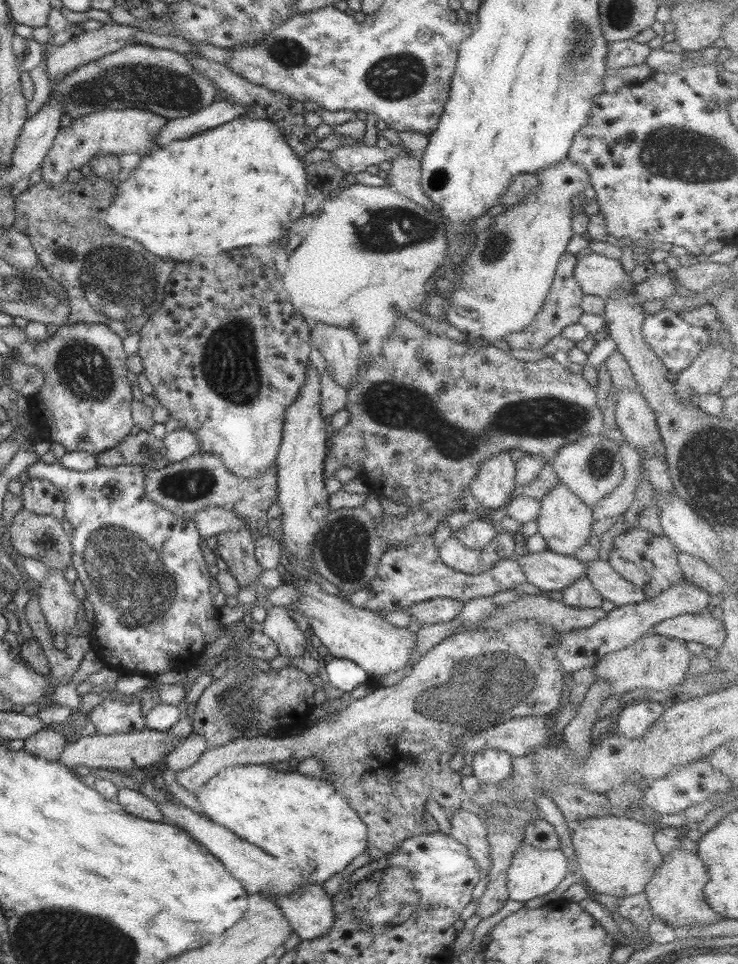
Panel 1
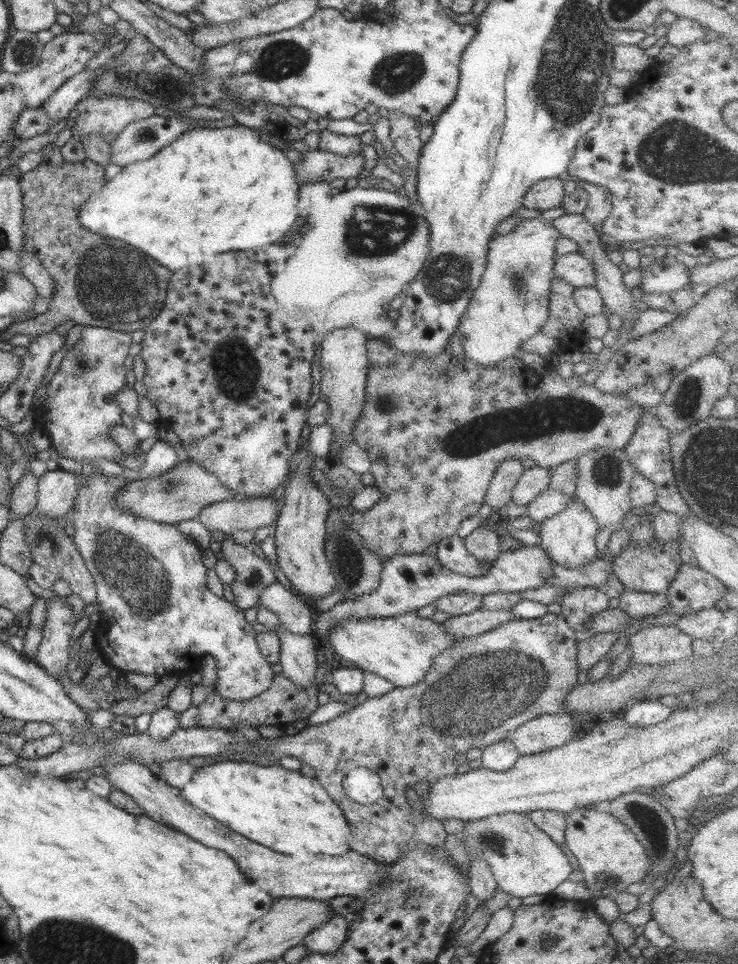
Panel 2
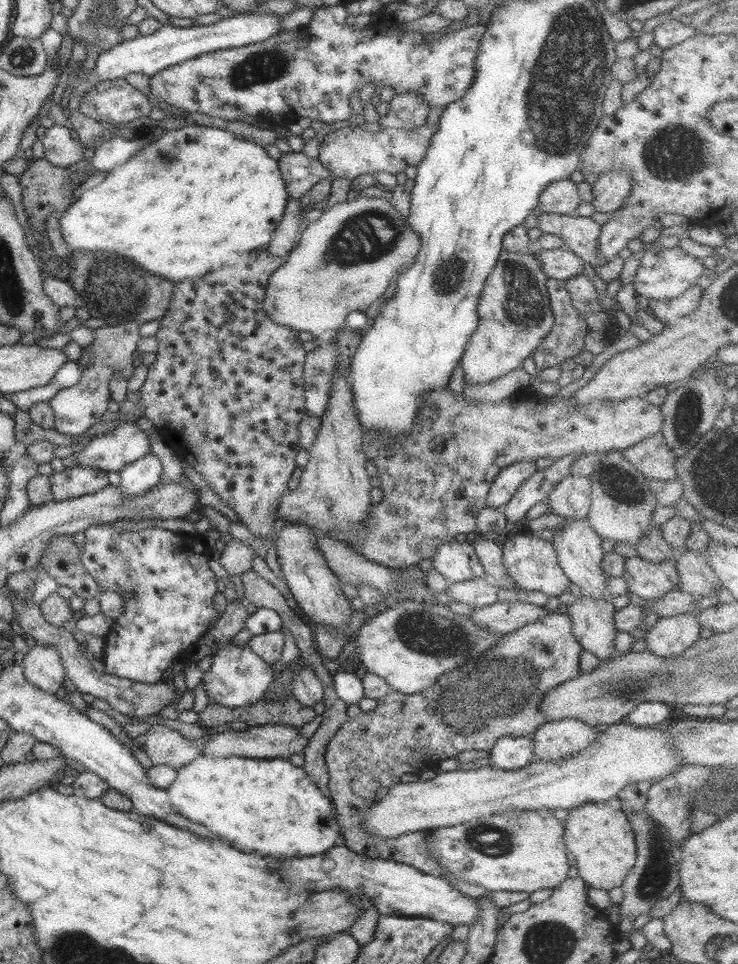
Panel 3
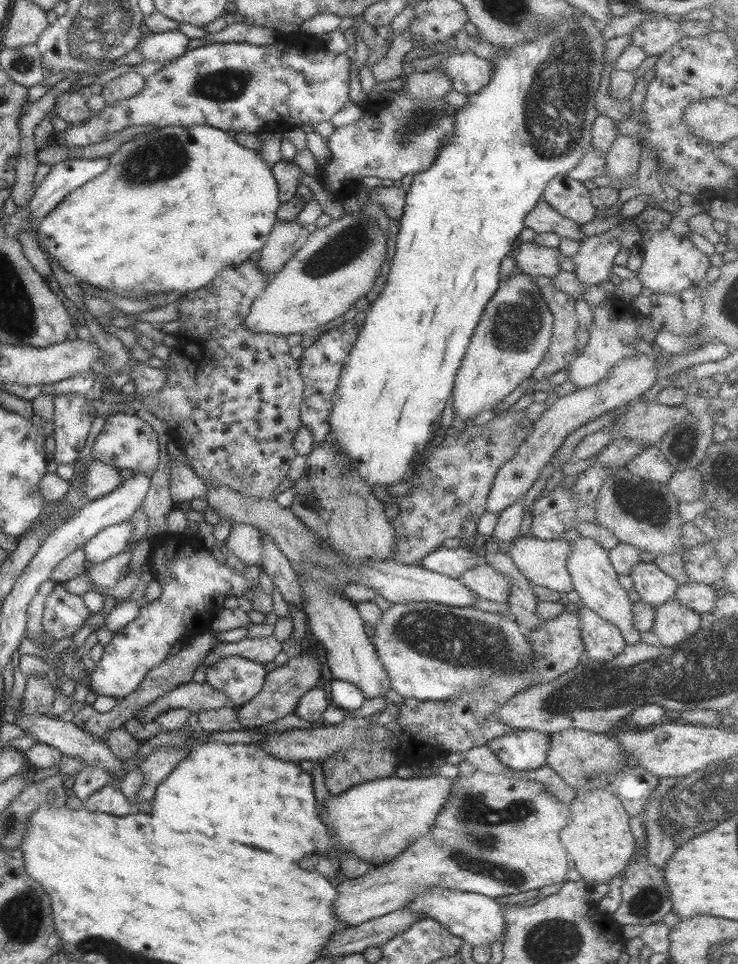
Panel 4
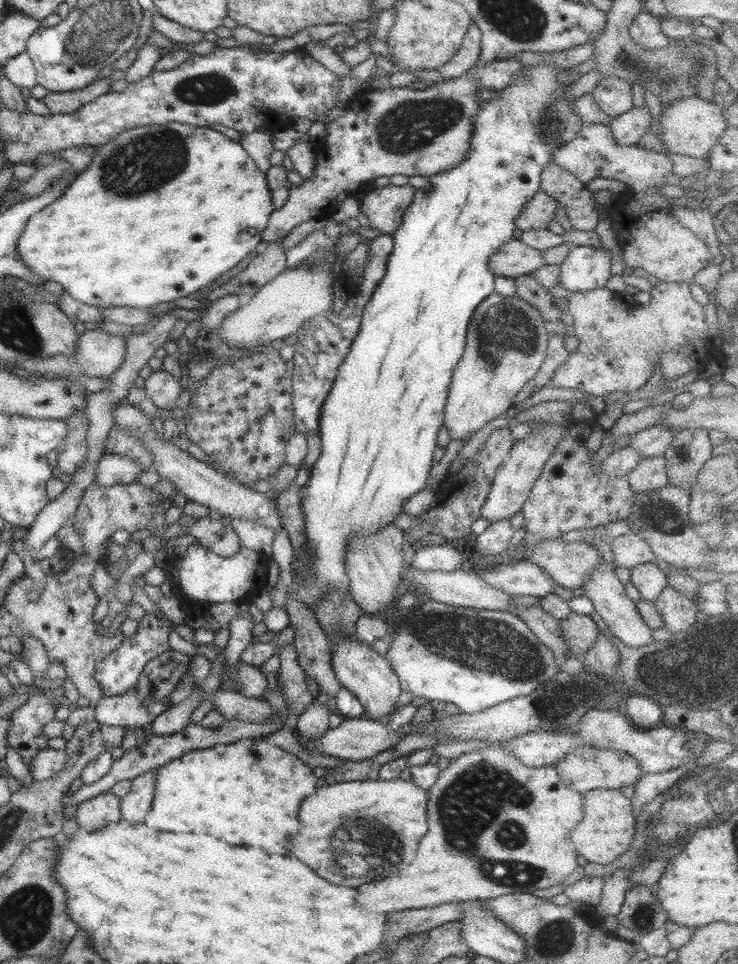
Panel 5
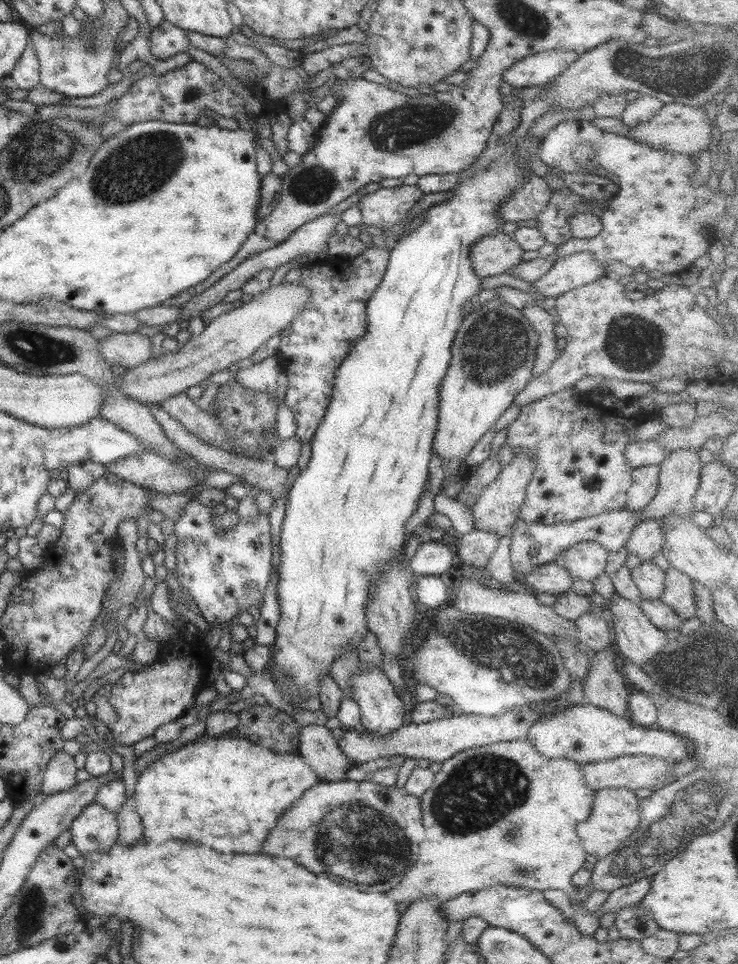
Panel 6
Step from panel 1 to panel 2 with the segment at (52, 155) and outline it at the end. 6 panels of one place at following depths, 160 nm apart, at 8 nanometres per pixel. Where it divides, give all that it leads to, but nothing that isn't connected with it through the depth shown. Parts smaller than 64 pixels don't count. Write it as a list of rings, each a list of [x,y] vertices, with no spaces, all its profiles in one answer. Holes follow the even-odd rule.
[[[88,96],[77,104],[76,109],[79,113],[71,130],[74,138],[80,141],[89,134],[120,134],[128,123],[156,114],[155,108],[147,102],[121,96]]]

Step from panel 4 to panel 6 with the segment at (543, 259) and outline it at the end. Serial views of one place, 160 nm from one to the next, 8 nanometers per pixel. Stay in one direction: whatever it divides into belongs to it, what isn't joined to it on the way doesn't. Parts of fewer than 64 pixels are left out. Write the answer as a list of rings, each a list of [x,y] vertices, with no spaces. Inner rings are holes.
[[[494,232],[477,240],[471,248],[471,263],[480,278],[498,276],[522,262],[523,248],[510,234]]]

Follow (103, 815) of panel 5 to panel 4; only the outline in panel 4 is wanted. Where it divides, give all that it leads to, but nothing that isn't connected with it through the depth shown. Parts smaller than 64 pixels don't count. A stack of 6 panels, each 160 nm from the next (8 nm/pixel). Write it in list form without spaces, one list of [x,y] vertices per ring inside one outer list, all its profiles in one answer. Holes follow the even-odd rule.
[[[108,784],[97,790],[84,802],[84,808],[90,812],[126,816],[131,813],[129,798],[116,786]]]

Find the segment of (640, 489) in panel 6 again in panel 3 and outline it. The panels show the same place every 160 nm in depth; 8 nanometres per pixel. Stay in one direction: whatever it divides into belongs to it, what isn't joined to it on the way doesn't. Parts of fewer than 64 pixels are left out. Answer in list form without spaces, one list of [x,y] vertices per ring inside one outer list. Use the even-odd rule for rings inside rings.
[[[656,433],[649,439],[625,449],[623,457],[638,469],[648,480],[677,480],[677,458],[666,446],[662,433]]]

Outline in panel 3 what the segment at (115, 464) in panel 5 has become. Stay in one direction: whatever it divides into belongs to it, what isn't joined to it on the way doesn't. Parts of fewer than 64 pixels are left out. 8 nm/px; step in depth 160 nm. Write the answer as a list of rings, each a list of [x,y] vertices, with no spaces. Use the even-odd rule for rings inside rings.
[[[92,467],[64,468],[49,475],[53,500],[68,500],[85,494],[94,494],[98,489],[110,485],[109,472]]]

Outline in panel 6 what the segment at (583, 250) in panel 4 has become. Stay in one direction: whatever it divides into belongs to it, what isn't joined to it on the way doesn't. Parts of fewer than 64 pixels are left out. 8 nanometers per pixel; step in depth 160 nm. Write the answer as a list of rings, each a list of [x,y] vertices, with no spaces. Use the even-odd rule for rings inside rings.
[[[577,252],[558,259],[548,274],[530,284],[545,297],[559,297],[569,290],[596,282],[607,276],[600,261],[592,253]]]

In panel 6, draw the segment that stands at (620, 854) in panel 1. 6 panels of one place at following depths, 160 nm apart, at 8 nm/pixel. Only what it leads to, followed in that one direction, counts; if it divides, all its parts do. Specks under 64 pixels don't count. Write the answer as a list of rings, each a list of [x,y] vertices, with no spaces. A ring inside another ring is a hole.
[[[608,787],[596,791],[595,801],[590,816],[581,823],[578,823],[576,830],[580,837],[582,848],[592,860],[607,858],[608,854],[615,853],[635,832],[639,825],[639,799],[634,791],[627,788]]]

